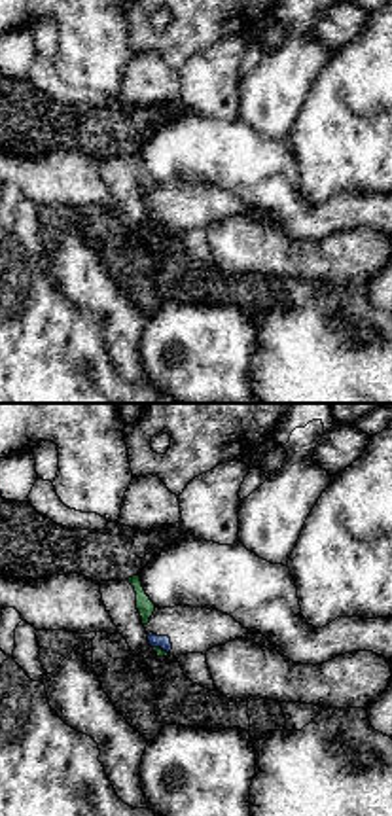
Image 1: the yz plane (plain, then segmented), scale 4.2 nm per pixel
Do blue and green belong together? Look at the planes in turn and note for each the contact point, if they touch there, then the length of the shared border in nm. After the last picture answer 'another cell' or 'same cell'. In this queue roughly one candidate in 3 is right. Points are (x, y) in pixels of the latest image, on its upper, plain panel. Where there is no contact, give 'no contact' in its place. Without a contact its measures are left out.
contact (161, 224); length 80 nm

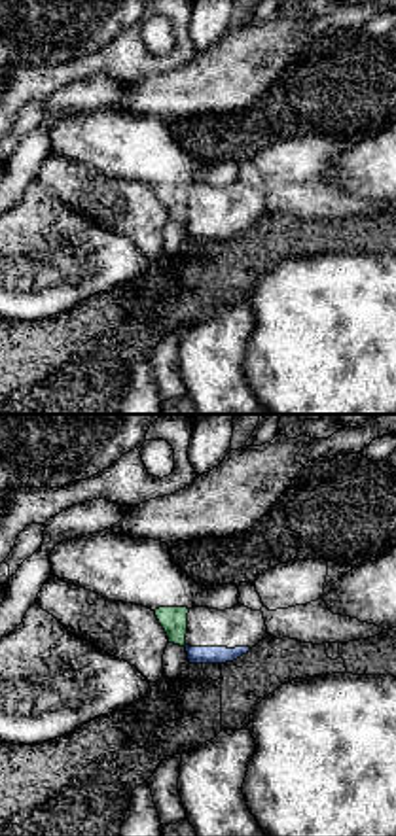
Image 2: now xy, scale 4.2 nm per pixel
no contact

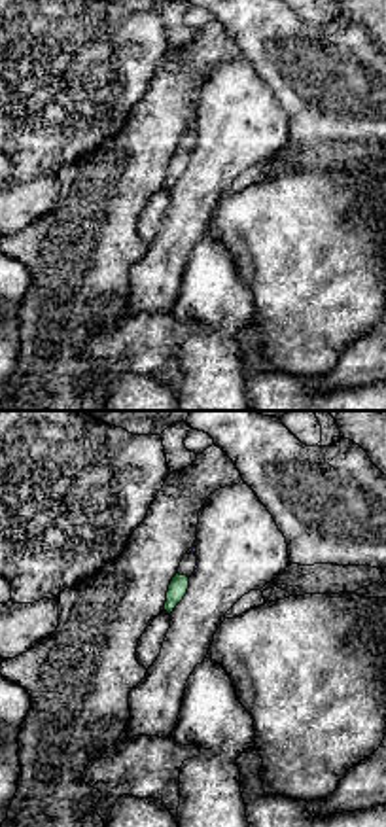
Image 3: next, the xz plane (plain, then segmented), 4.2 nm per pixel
no contact

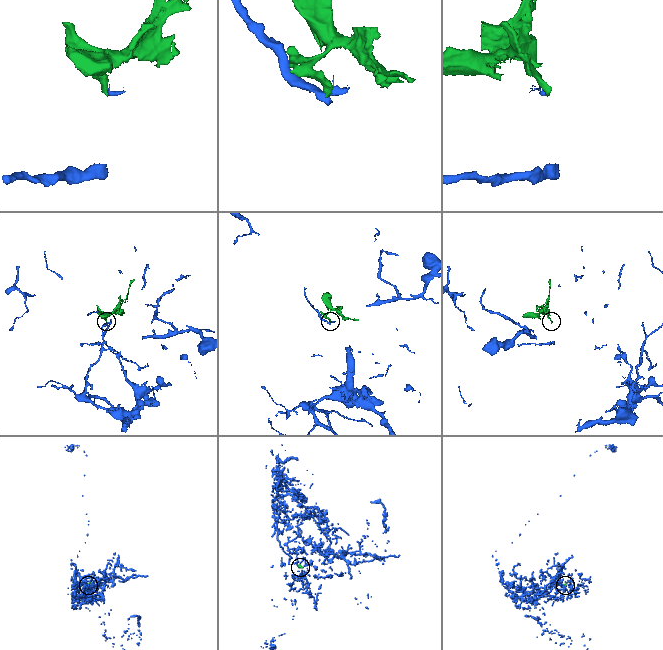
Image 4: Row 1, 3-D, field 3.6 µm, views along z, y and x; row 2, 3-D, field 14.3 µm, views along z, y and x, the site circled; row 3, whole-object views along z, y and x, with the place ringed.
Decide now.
another cell

